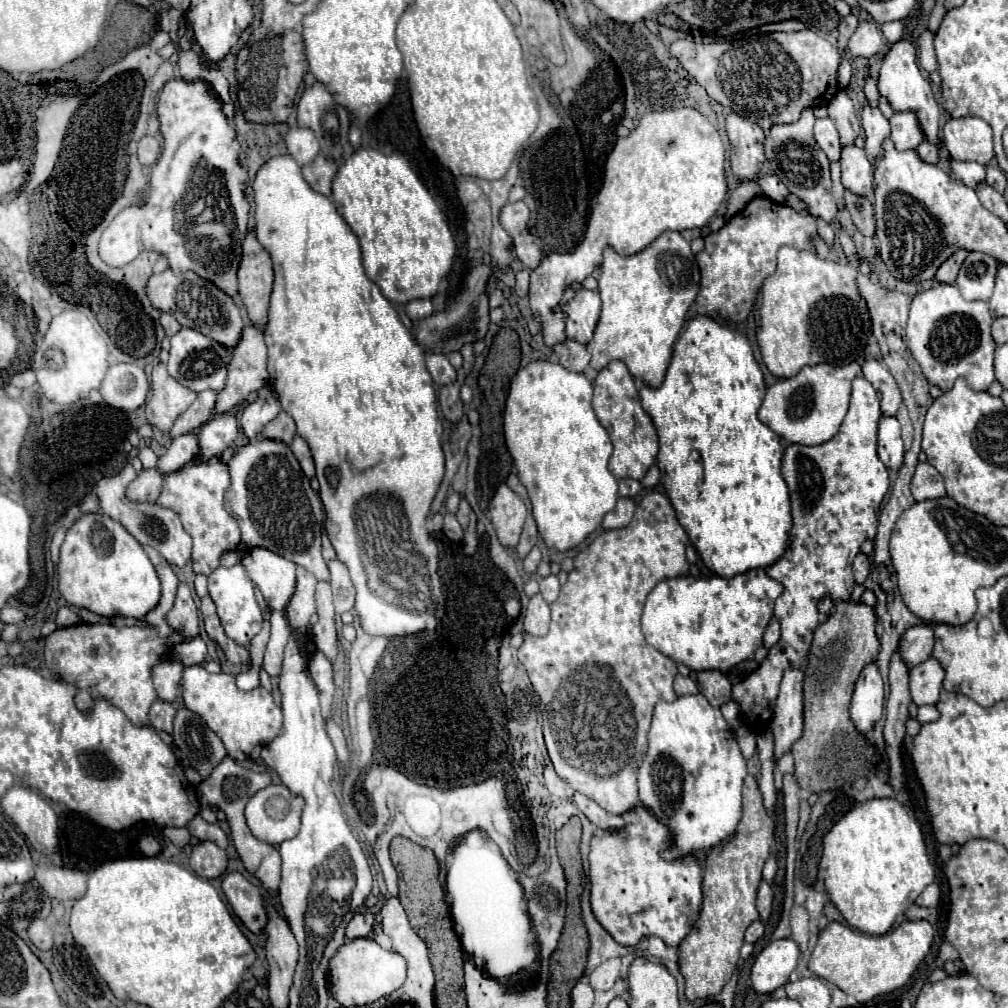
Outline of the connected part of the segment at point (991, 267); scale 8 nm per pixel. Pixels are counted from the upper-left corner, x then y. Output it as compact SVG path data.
M970 253L960 267L956 287L964 299L988 301L994 291L994 277L998 271L998 261L986 253Z

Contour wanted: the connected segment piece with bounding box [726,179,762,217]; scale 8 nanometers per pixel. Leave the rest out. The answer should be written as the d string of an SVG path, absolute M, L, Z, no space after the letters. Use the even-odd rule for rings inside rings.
M756 179L752 181L742 181L740 187L730 195L728 199L728 211L726 211L726 217L734 217L738 215L754 197L760 197L762 195L762 189L758 185Z

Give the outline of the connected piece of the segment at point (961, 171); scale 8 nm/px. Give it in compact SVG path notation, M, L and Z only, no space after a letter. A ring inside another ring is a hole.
M952 161L952 163L958 163L958 169L956 169L958 179L962 183L966 183L968 187L976 187L986 177L986 167L984 165L978 165L978 163L962 163L962 161Z

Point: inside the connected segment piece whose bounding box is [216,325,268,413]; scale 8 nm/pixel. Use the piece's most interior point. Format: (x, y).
(247, 372)

